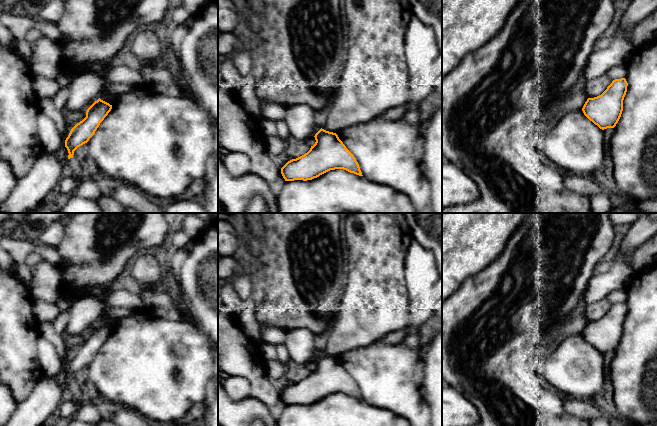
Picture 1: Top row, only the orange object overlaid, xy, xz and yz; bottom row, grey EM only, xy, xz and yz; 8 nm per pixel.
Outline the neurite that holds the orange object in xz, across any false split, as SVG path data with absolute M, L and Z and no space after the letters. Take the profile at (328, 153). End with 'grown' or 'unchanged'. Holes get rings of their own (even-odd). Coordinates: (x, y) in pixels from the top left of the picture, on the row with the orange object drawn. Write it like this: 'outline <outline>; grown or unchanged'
outline M321 128L314 137L316 142L307 153L281 168L285 181L312 180L335 169L363 176L356 158L336 133Z; unchanged

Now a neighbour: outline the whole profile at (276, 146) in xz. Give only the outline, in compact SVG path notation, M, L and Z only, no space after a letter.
M266 136L266 145L271 156L281 155L286 151L288 142L281 139L279 136Z

